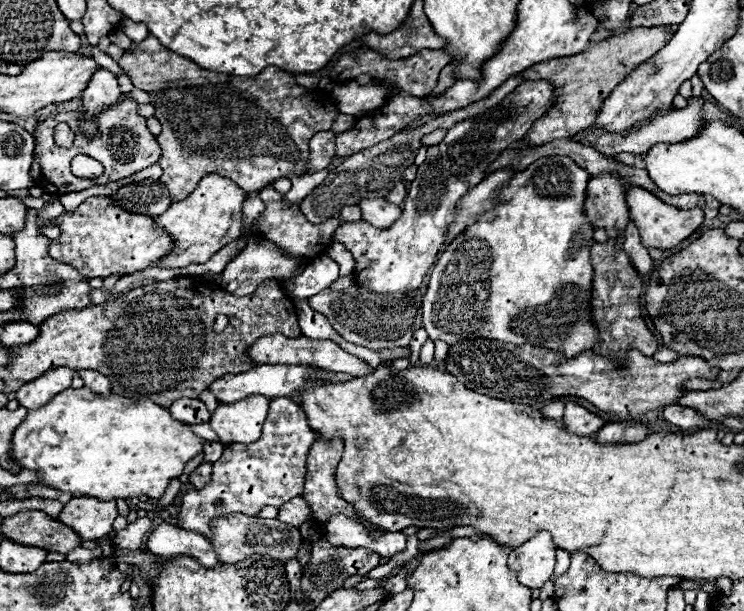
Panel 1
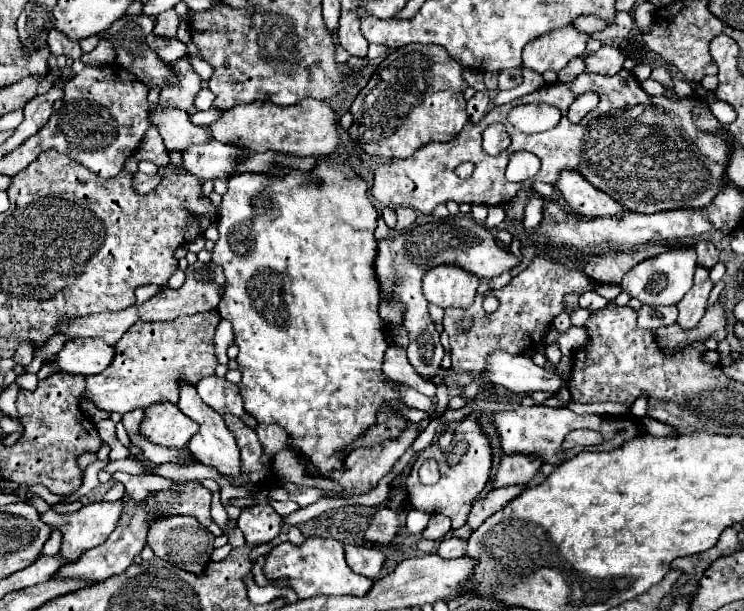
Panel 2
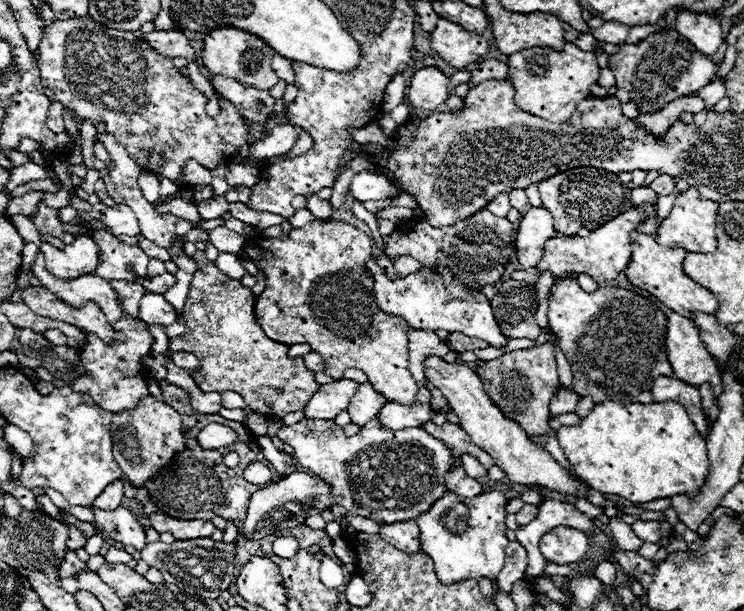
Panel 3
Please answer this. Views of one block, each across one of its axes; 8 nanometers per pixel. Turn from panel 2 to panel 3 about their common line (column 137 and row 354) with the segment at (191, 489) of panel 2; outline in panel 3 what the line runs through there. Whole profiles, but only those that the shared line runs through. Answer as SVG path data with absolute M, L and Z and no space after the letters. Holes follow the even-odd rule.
M544 342L540 346L532 346L526 350L512 350L496 360L482 362L476 368L478 378L484 382L486 394L494 400L496 406L514 422L518 422L526 434L530 436L546 436L548 426L548 414L550 414L550 400L558 392L558 370L556 370L556 348L550 342Z

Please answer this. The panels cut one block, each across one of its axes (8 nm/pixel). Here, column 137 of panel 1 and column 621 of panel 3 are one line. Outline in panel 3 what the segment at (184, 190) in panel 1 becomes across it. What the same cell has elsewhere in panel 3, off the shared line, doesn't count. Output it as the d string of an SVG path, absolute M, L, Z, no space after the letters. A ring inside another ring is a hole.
M676 30L650 34L636 44L620 44L620 52L608 56L608 68L616 76L616 86L626 88L632 102L638 104L642 112L658 112L664 104L694 94L720 70L710 56L700 54L692 42L682 38Z

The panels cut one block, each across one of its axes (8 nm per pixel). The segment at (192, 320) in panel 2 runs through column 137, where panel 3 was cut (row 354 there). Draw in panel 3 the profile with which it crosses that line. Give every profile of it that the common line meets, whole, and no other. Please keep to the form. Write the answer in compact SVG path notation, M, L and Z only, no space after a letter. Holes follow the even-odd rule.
M312 222L302 228L294 228L288 238L254 236L246 242L240 256L252 260L268 278L266 290L254 304L256 322L268 338L288 346L308 342L312 350L326 358L326 374L334 380L340 380L346 368L358 368L388 402L404 406L412 406L416 402L418 384L408 370L410 328L402 322L402 318L382 314L374 302L374 280L362 274L362 266L372 256L372 240L362 230L342 222Z

